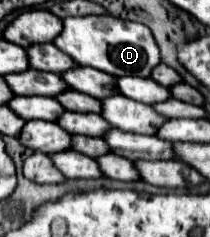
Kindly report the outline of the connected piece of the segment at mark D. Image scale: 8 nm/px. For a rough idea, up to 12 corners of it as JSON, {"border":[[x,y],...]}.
{"border":[[64,18],[54,44],[76,64],[150,78],[160,50],[140,22]]}

